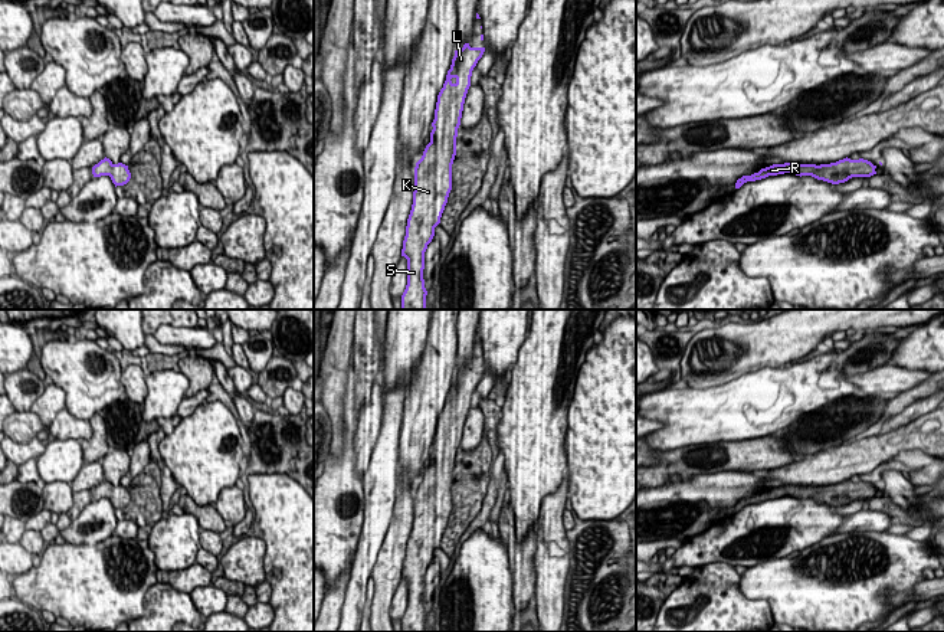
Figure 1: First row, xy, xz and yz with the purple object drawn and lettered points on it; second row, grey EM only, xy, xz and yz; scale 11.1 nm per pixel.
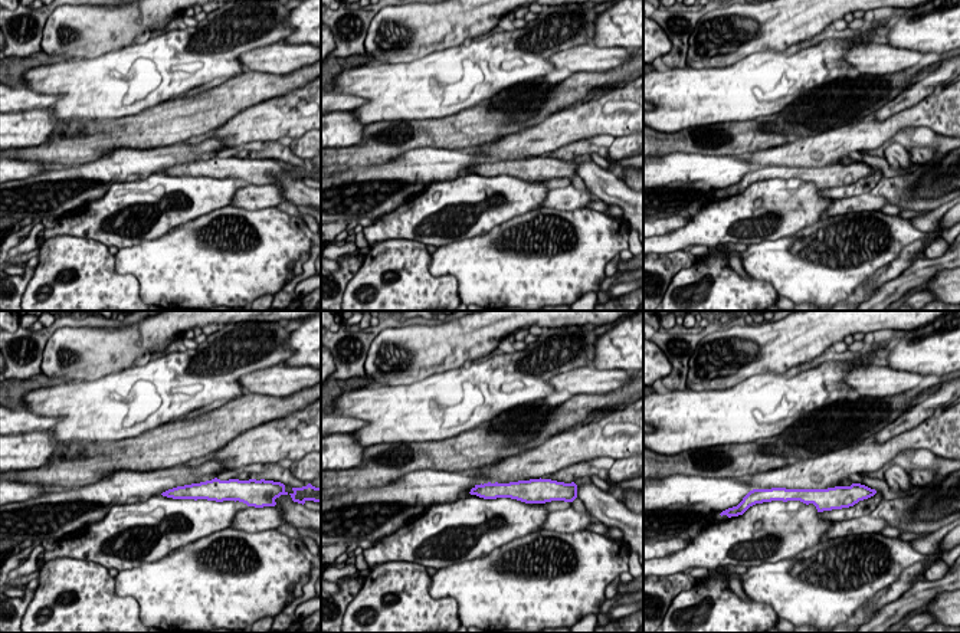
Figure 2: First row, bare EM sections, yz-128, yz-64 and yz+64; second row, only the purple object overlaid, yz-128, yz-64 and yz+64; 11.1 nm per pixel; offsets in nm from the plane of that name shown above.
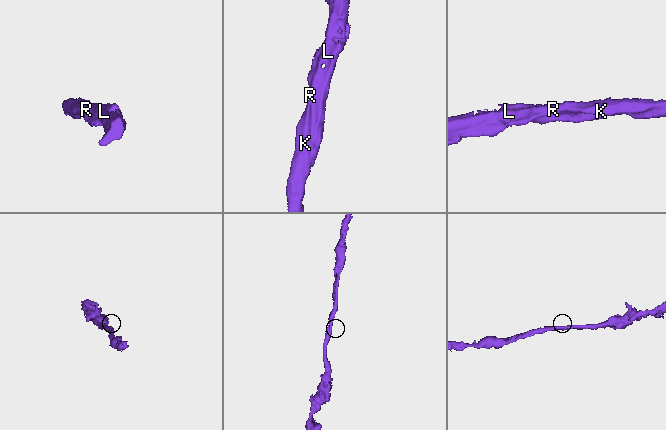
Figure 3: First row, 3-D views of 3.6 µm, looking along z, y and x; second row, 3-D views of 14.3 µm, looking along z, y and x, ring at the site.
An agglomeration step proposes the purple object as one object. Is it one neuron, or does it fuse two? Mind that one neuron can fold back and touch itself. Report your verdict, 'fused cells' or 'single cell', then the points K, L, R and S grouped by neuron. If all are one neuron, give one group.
single cell | K L R S

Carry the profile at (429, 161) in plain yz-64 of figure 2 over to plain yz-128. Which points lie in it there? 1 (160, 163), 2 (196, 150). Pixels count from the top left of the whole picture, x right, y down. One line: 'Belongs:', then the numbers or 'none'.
Belongs: 1, 2

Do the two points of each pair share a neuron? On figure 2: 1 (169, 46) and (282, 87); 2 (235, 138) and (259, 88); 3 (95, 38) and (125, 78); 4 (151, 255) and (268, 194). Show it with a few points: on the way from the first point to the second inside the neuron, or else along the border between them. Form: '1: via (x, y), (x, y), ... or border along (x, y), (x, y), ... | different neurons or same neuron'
1: border along (239, 74), (228, 79) | different neurons
2: border along (282, 94), (239, 111), (222, 125) | different neurons
3: border along (111, 51), (81, 59) | different neurons
4: border along (231, 205), (246, 209), (274, 207) | different neurons

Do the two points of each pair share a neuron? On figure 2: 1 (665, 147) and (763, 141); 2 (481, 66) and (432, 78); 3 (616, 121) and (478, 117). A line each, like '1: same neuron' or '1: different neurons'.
1: same neuron
2: same neuron
3: different neurons

